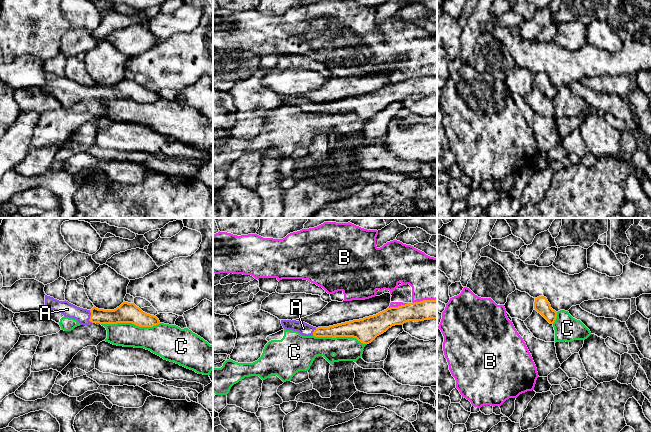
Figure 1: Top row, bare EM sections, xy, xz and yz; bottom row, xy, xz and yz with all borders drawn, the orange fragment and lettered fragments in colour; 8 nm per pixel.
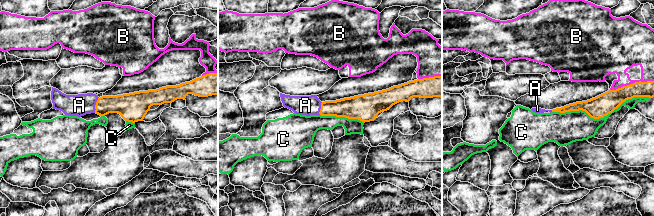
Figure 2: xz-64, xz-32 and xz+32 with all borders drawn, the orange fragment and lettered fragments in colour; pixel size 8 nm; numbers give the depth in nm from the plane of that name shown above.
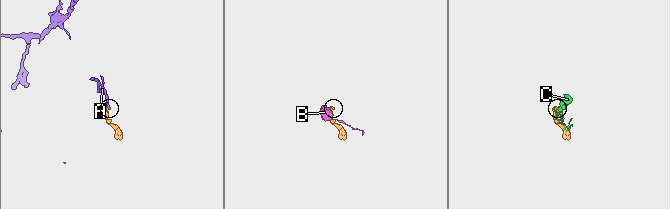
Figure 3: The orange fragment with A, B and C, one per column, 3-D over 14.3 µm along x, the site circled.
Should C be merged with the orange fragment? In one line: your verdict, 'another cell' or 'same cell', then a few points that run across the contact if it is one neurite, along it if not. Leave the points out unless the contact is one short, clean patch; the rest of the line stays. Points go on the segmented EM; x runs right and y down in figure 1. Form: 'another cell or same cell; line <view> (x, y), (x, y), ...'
another cell

